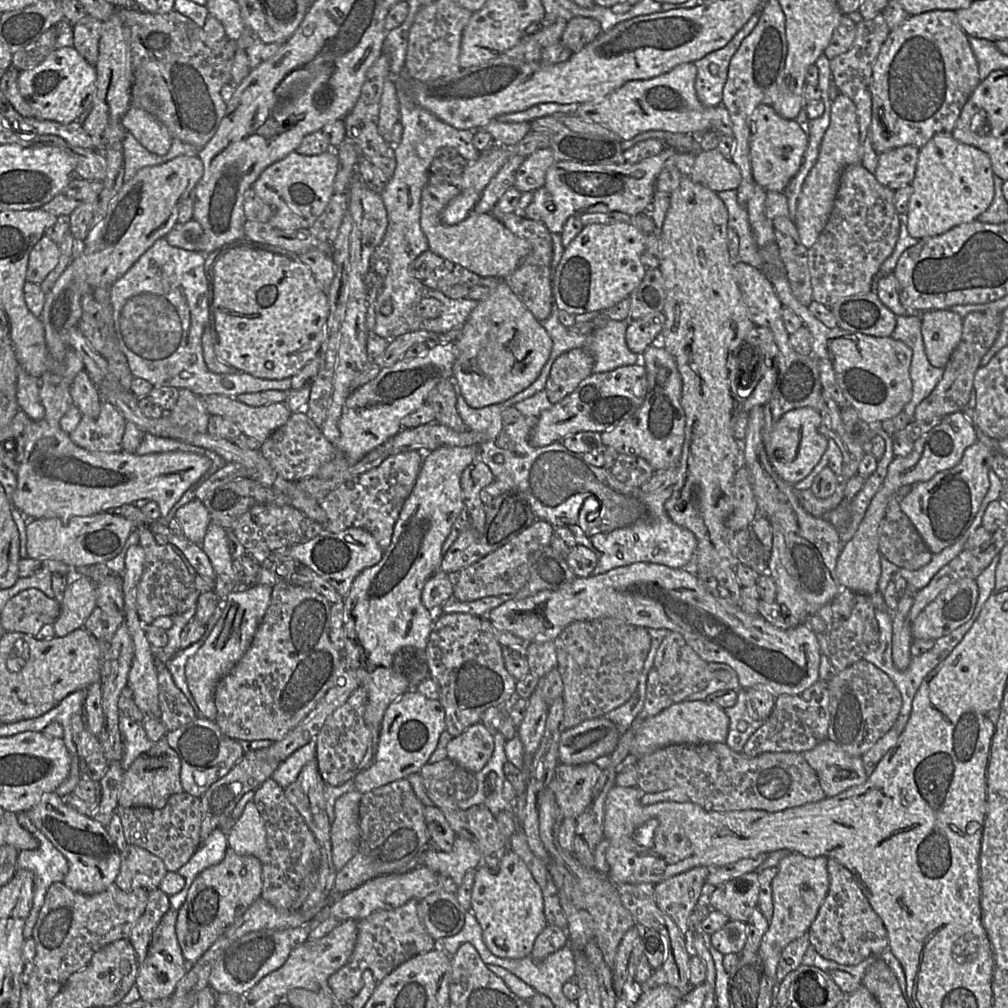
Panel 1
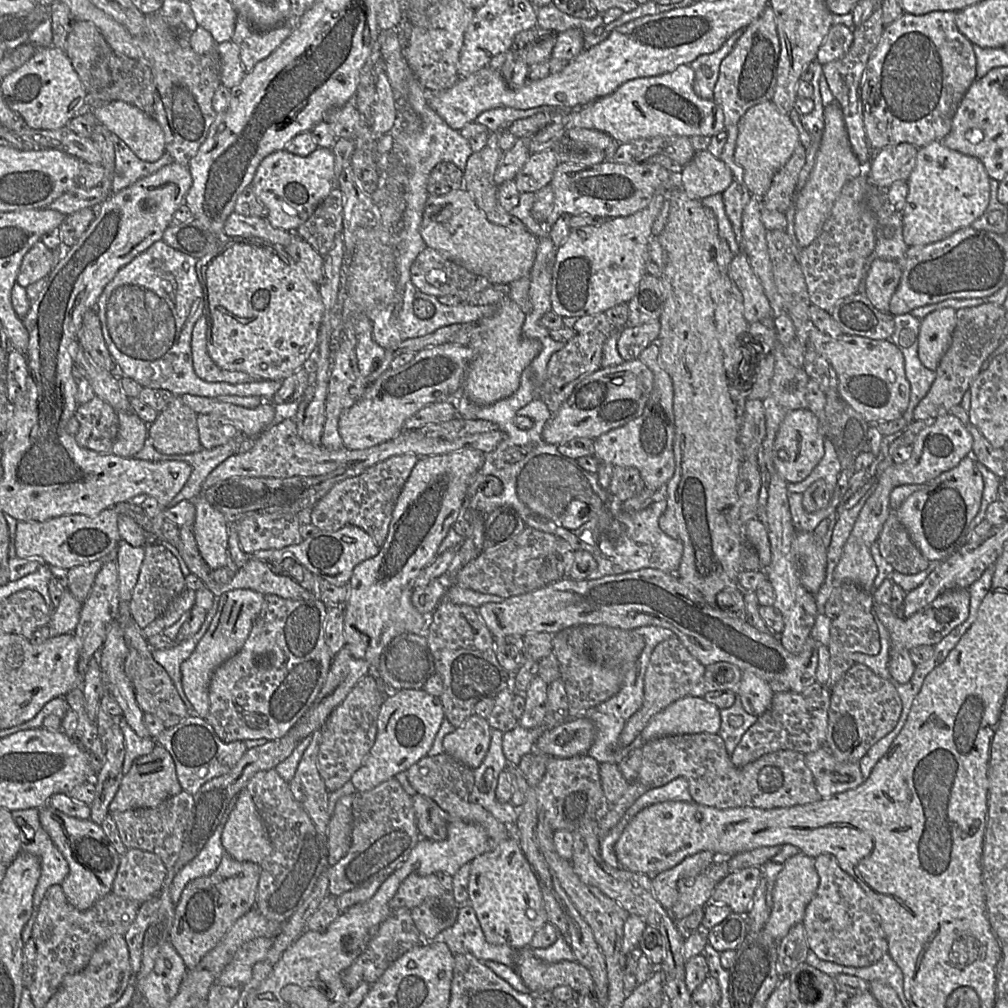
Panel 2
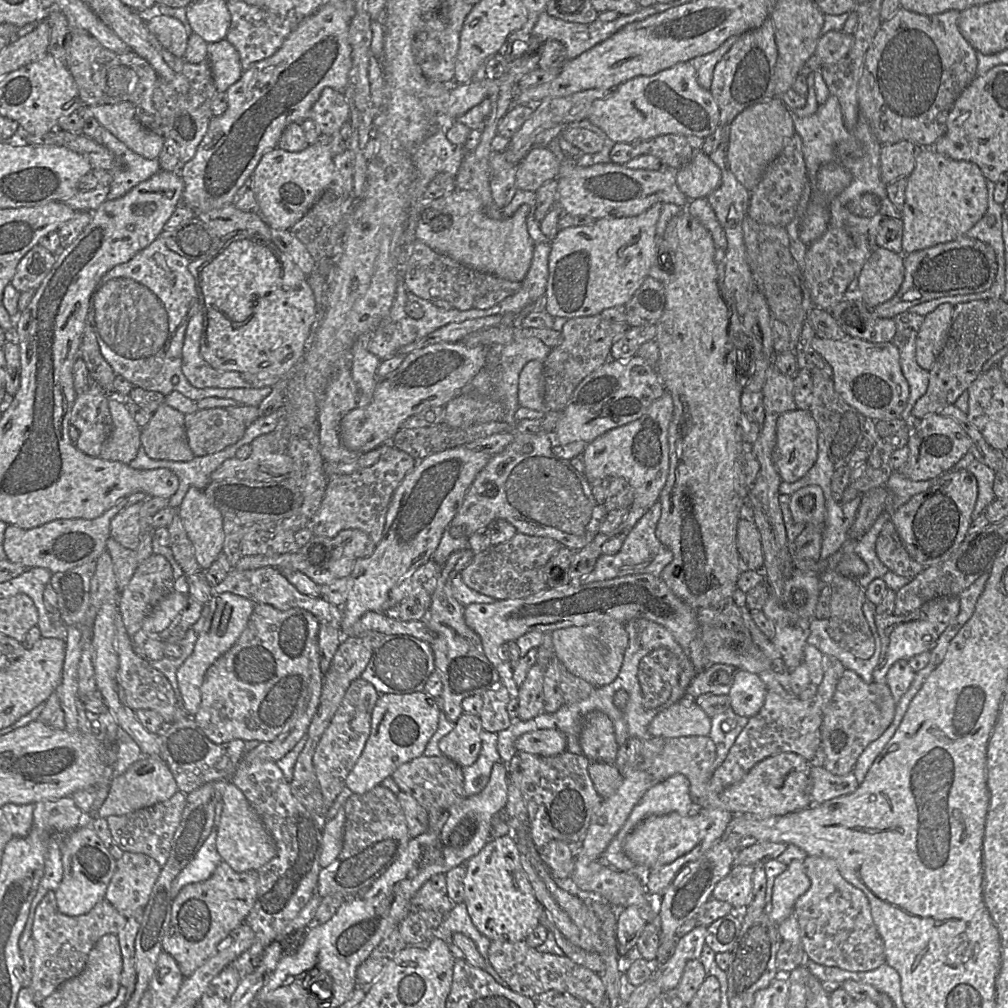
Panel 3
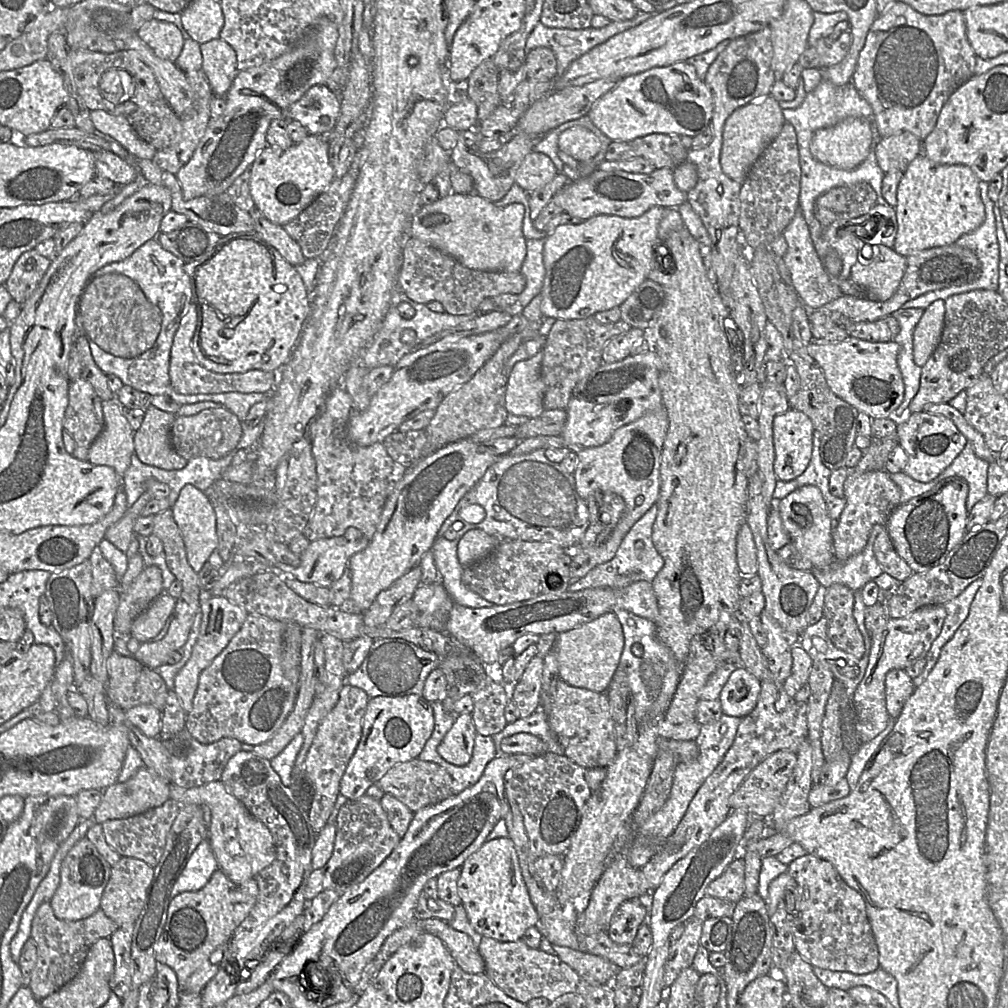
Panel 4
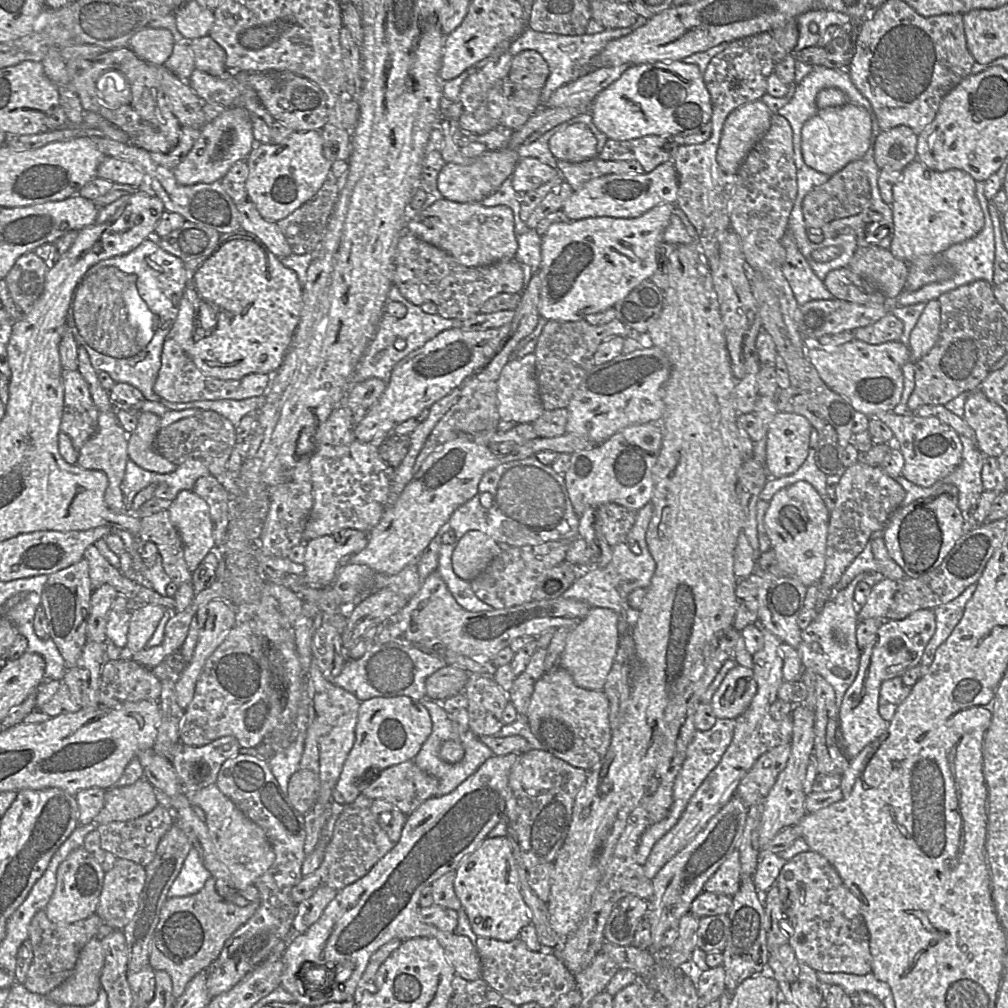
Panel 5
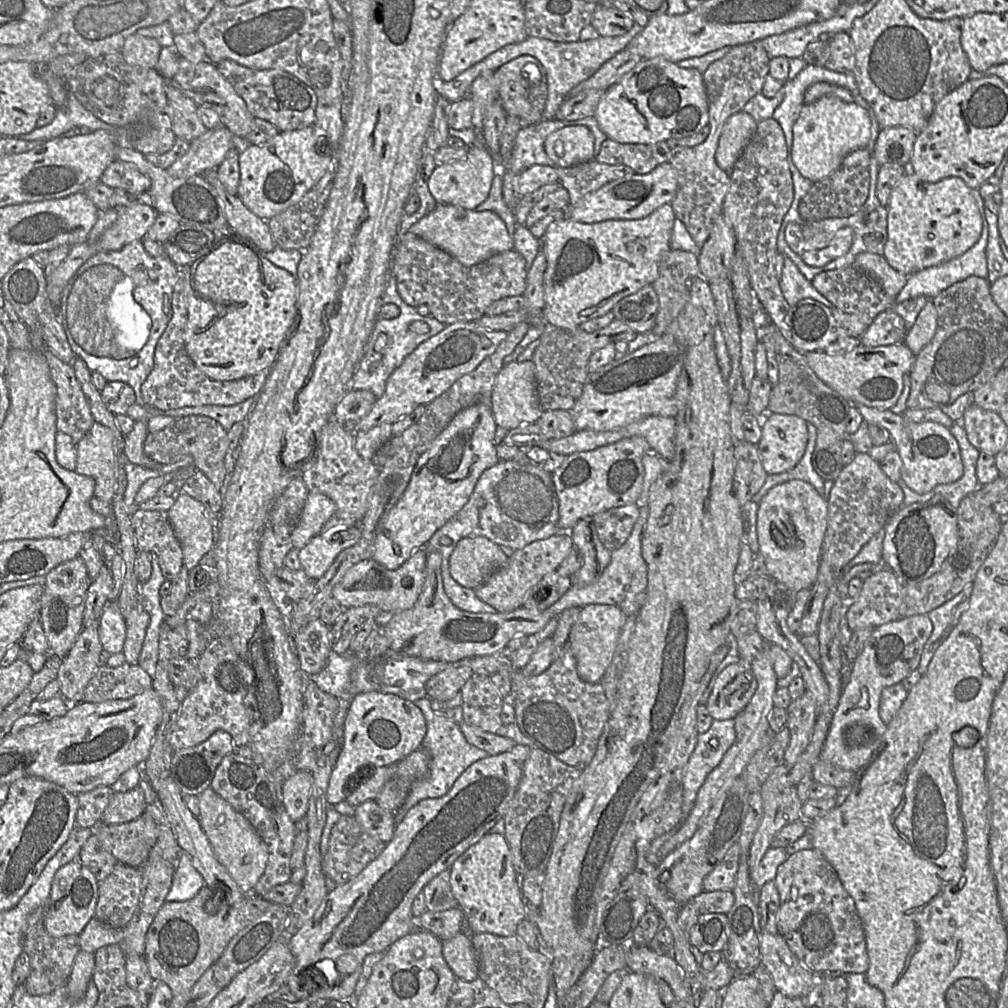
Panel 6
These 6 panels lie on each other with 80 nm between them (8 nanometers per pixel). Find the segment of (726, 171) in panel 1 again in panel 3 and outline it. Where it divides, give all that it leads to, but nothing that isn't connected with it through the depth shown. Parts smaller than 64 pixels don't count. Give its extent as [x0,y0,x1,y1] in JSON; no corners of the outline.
[675,151,721,200]

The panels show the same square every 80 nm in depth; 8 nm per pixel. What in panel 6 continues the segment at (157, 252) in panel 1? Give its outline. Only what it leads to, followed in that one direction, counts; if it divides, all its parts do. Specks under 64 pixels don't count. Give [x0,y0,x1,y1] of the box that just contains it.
[56,240,180,406]

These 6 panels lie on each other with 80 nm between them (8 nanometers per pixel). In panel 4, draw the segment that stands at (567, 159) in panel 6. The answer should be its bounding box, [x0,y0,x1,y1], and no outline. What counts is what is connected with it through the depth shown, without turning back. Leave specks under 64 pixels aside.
[558,126,601,162]

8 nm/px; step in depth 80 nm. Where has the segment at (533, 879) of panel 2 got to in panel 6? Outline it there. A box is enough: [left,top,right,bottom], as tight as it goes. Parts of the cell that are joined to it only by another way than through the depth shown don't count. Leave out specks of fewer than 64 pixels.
[450,833,526,937]

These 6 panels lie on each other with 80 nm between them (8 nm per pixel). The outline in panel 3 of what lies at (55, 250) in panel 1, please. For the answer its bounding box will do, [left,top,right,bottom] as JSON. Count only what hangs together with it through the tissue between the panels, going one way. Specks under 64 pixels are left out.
[10,245,56,293]

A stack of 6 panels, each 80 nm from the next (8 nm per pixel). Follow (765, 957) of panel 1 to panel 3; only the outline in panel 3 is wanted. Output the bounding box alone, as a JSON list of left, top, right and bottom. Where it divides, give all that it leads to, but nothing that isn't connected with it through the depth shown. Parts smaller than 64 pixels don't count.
[768,860,810,925]

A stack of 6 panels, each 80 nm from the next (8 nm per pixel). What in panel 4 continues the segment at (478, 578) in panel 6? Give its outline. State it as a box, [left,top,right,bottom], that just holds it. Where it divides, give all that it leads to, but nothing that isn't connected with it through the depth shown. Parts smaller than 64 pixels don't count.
[458,529,498,567]

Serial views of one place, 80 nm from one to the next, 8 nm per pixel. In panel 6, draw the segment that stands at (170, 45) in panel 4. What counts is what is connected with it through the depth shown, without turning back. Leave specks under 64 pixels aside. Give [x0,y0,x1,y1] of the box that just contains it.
[121,33,162,68]

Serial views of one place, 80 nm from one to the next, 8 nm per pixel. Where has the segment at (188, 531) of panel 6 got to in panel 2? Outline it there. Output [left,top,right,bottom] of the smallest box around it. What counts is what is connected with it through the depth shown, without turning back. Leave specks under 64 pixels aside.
[190,494,228,570]

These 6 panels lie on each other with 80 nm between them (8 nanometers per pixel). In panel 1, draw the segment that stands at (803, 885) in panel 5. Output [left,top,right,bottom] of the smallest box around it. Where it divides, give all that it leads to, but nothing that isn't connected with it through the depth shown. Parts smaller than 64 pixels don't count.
[807,860,888,965]

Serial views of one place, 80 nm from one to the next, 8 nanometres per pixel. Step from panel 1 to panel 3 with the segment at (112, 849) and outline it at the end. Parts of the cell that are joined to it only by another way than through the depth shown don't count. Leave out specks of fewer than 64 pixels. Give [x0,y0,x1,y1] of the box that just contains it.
[53,825,117,916]

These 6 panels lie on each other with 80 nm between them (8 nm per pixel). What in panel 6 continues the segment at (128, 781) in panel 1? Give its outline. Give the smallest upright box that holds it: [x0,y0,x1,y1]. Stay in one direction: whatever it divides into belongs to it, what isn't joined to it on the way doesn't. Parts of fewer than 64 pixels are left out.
[100,786,146,825]

